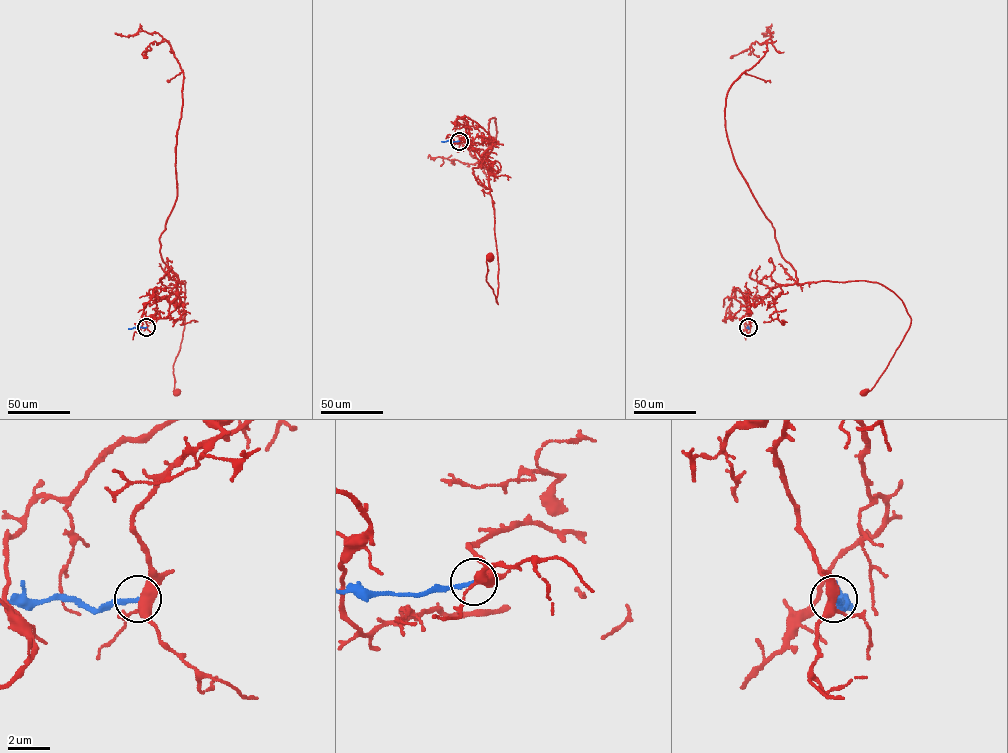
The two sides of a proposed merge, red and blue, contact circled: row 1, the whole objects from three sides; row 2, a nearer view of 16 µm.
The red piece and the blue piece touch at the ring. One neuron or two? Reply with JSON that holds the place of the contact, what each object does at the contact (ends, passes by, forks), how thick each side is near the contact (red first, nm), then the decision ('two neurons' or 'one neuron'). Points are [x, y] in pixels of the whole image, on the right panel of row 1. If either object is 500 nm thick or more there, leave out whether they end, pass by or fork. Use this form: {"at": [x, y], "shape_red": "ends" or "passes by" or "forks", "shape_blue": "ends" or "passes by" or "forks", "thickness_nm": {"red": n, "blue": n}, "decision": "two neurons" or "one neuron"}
{"at": [748, 327], "shape_red": "forks", "shape_blue": "ends", "thickness_nm": {"red": 400, "blue": 190}, "decision": "two neurons"}

